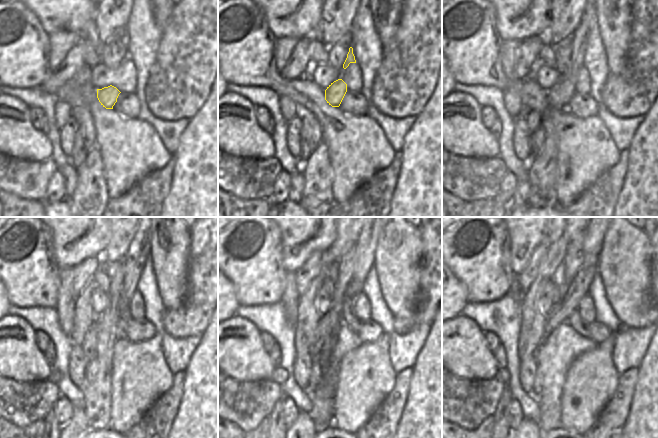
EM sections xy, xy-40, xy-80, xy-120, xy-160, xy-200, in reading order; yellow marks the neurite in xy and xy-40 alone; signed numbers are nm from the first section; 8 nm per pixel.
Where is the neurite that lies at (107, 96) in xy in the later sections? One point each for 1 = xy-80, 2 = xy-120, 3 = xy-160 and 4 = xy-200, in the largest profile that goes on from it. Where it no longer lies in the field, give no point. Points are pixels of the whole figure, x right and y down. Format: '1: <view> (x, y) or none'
1: xy-80 (559, 95)
2: xy-120 (139, 250)
3: xy-160 (365, 247)
4: xy-200 (593, 241)

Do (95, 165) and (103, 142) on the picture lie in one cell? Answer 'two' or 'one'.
two

